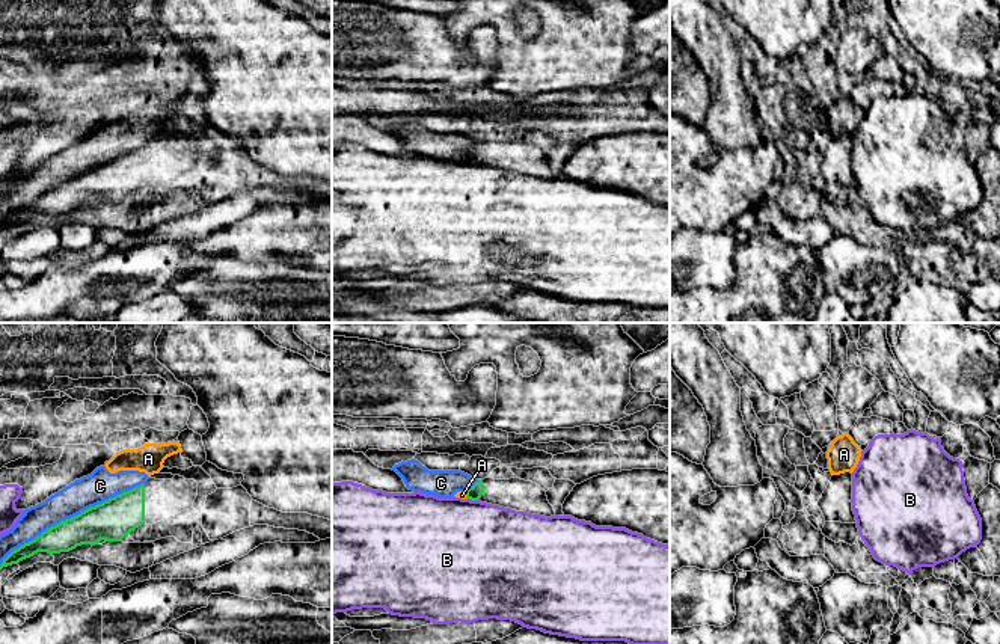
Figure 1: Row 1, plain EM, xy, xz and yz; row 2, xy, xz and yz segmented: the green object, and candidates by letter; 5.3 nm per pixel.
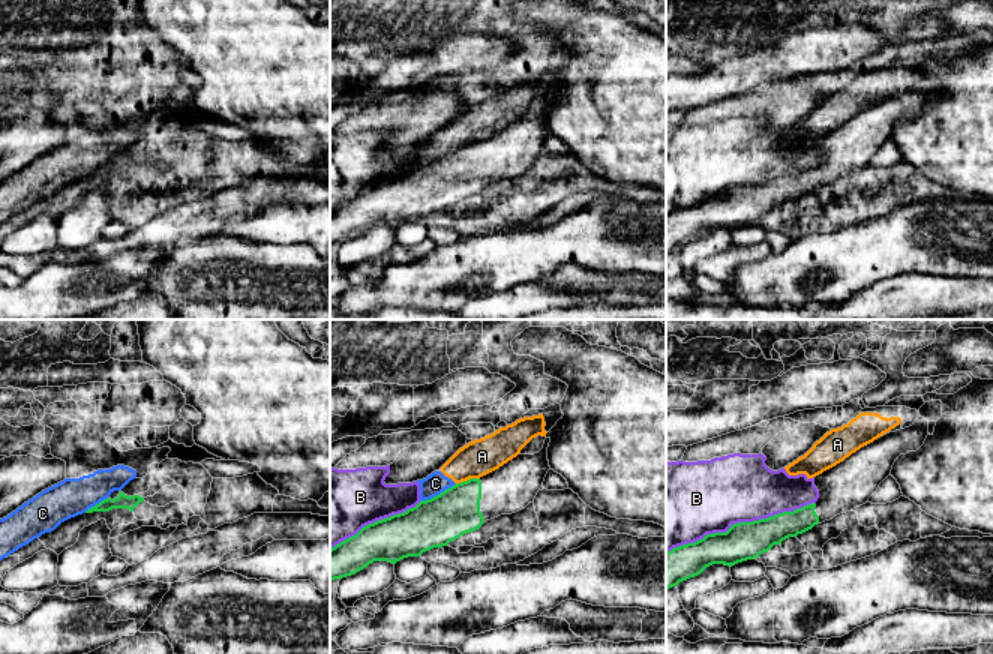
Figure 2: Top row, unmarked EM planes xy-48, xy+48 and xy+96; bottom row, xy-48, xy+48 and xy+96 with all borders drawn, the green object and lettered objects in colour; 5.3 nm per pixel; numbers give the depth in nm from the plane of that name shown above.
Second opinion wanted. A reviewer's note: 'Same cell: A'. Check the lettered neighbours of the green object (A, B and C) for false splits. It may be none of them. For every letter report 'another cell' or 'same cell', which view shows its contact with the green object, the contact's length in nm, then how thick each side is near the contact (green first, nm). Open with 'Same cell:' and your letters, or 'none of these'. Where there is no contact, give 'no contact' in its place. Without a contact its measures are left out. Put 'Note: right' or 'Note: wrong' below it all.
Same cell: none of these
A: another cell | xz | 40 nm | 80/40 nm
B: another cell | xz | 70 nm | 80/500 nm
C: another cell | xy | 900 nm | 220/170 nm
Note: wrong

